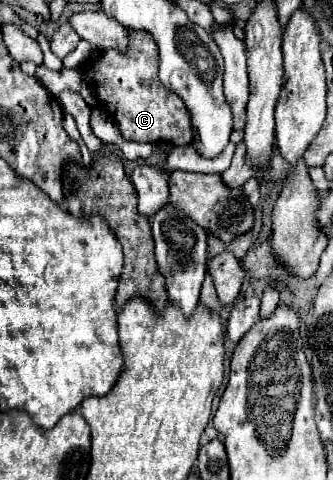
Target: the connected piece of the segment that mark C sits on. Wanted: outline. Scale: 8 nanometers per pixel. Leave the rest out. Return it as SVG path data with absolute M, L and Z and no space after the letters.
M129 28L127 30L127 36L129 36L129 44L127 44L127 50L101 50L97 52L87 64L79 66L79 70L67 70L67 68L61 68L57 72L49 70L45 64L41 64L35 72L35 78L43 84L43 88L47 88L47 92L51 92L53 96L59 96L63 90L81 90L81 84L87 84L93 92L95 92L95 98L97 98L97 104L103 102L103 98L107 100L115 100L115 106L111 110L113 114L113 120L121 132L121 136L125 140L131 140L131 142L165 142L165 144L173 144L173 146L187 146L193 142L195 138L195 128L193 128L193 122L191 122L191 114L185 106L185 102L175 96L175 92L169 92L169 88L165 88L157 76L159 72L159 48L153 40L153 36L145 30L133 30Z

